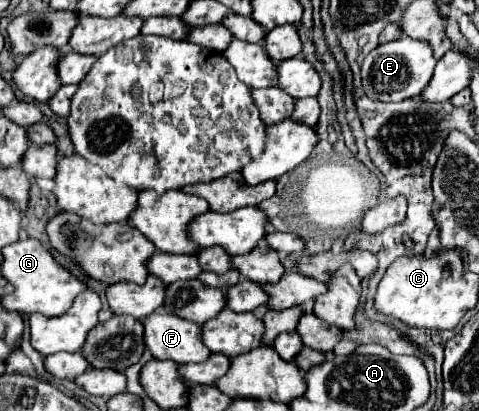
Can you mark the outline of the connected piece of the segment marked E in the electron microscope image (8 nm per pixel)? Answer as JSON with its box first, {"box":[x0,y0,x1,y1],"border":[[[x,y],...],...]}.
{"box":[361,38,437,102],"border":[[[399,38],[387,44],[377,46],[367,54],[367,58],[361,64],[361,84],[363,92],[371,100],[379,102],[399,102],[407,100],[411,96],[417,96],[423,86],[431,80],[431,72],[435,70],[437,60],[431,54],[431,48],[425,42],[415,42],[411,38]]]}

